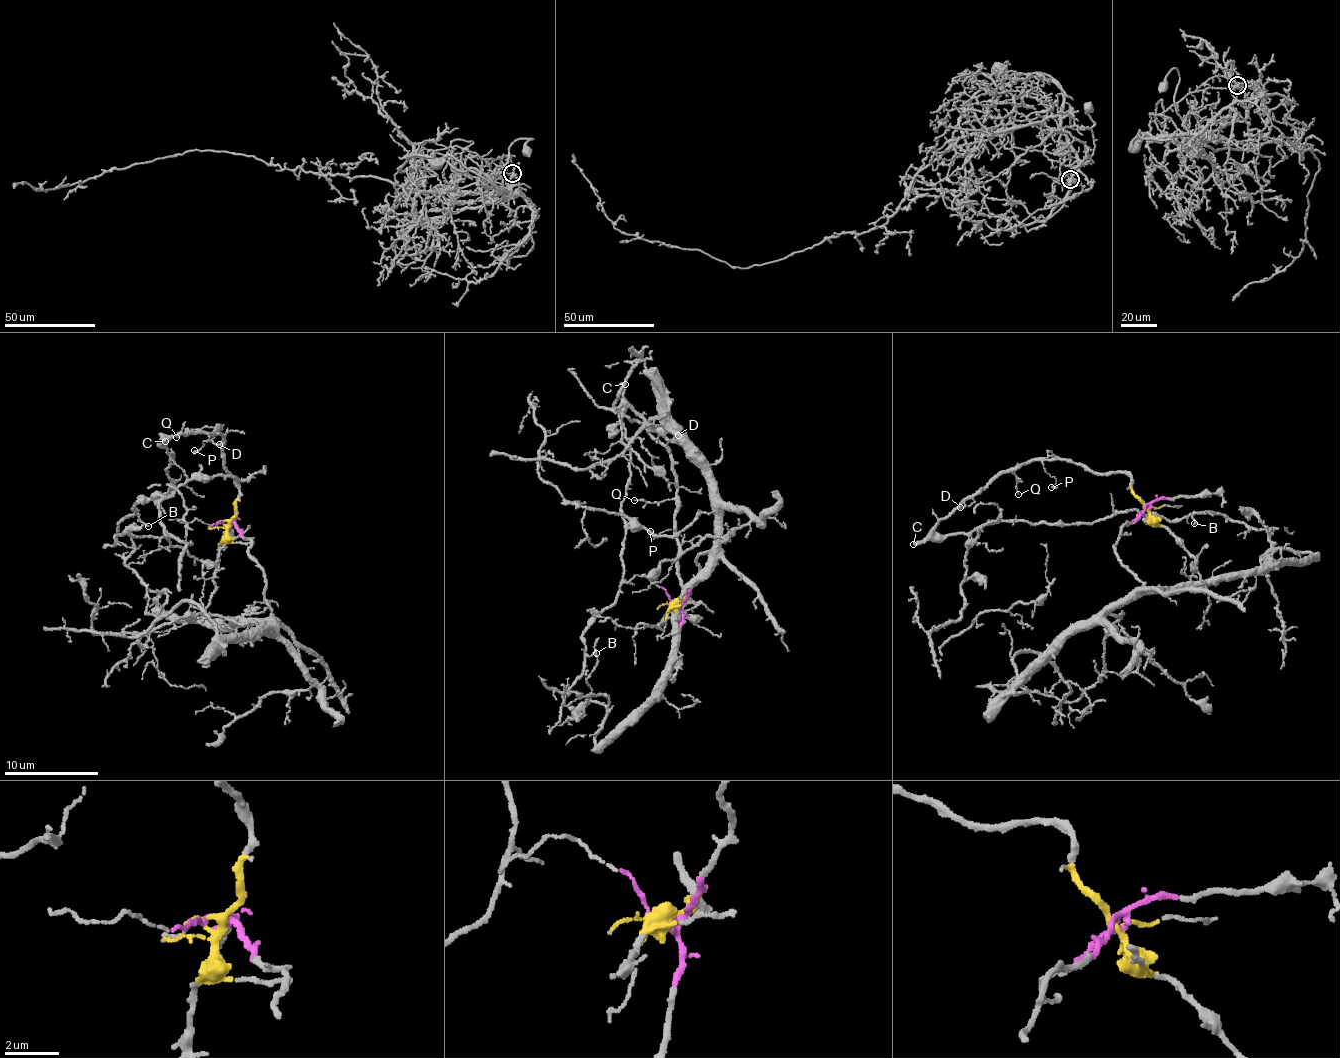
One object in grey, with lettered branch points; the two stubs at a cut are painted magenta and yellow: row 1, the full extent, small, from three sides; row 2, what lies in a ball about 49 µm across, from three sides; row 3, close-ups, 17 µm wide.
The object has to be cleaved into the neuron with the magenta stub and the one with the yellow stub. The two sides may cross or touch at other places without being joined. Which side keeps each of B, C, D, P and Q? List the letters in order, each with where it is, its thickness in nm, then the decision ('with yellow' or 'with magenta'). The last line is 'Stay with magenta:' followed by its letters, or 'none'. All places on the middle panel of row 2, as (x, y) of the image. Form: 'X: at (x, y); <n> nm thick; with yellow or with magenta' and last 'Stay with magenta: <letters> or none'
B: at (596, 653); 110 nm thick; with yellow
C: at (625, 384); 280 nm thick; with yellow
D: at (678, 435); 120 nm thick; with yellow
P: at (650, 531); 150 nm thick; with yellow
Q: at (634, 500); 110 nm thick; with yellow
Stay with magenta: none

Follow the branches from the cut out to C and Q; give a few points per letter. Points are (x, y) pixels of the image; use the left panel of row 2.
C: (229, 521), (238, 491), (224, 462), (223, 436), (217, 424), (214, 432), (181, 432), (166, 441)
Q: (229, 521), (238, 491), (224, 462), (218, 424), (192, 429), (176, 438)

